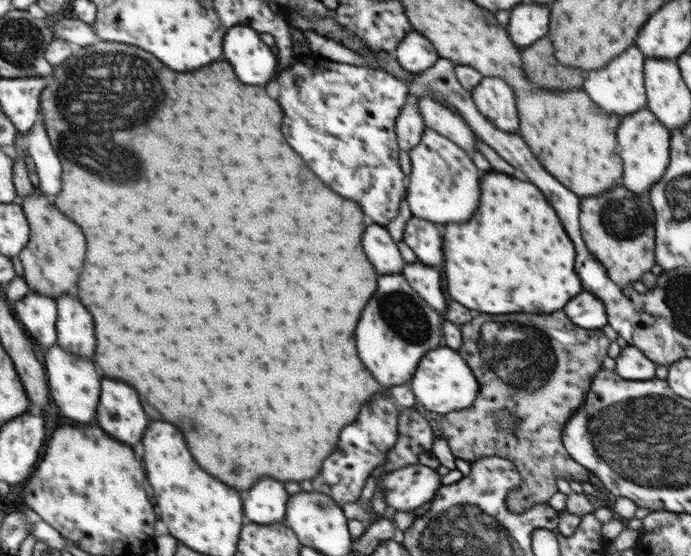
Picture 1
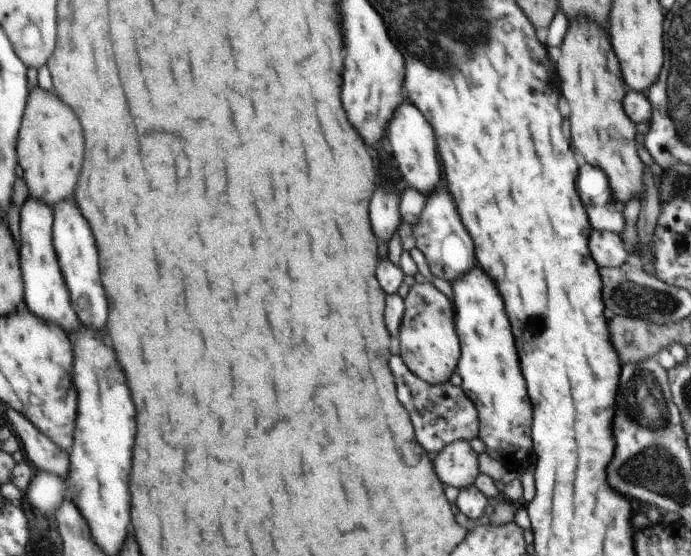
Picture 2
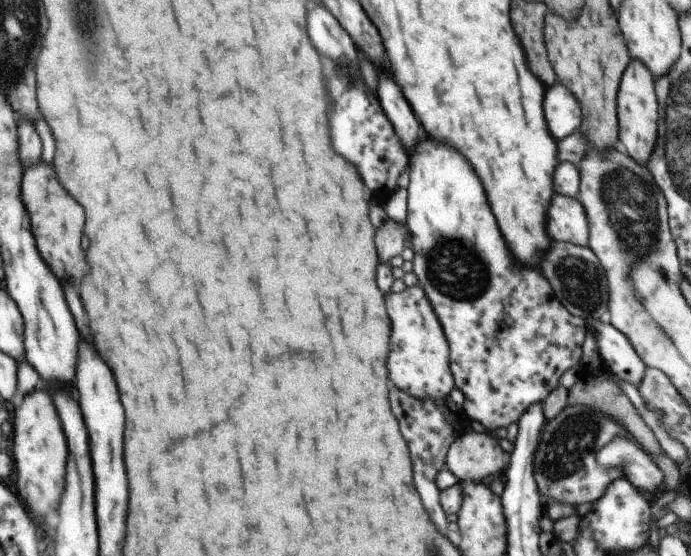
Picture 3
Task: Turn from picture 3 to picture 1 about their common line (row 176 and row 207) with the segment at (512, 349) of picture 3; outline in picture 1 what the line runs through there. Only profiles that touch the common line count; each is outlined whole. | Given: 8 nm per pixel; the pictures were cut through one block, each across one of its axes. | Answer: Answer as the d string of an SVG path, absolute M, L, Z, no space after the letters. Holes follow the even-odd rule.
M426 127L421 141L410 150L411 160L410 184L408 186L408 205L412 216L431 221L434 224L448 224L448 222L468 222L480 204L480 178L484 172L472 162L470 154L455 141L445 137L443 133Z

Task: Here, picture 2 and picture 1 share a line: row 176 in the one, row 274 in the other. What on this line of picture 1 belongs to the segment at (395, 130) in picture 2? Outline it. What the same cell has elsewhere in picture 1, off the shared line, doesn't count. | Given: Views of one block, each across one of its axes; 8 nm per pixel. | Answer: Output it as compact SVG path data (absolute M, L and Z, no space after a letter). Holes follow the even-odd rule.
M417 260L415 263L406 264L401 275L406 277L411 287L432 305L432 308L436 308L438 312L446 310L446 298L442 292L442 274L438 270Z

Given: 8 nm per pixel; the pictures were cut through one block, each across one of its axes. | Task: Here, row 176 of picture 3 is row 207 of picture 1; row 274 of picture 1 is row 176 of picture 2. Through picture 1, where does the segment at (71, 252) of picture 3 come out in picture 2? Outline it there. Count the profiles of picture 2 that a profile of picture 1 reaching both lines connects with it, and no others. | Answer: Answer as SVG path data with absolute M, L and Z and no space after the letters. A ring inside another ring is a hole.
M38 84L31 92L27 116L19 136L19 161L31 188L32 197L48 204L58 204L60 200L74 198L76 186L82 176L84 156L86 132L80 122L80 116L58 94L52 94Z

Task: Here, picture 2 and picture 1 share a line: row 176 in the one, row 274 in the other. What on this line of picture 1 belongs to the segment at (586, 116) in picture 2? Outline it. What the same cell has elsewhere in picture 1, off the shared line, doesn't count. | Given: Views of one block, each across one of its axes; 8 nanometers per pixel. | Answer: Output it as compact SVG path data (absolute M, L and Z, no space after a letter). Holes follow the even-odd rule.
M620 184L604 196L582 198L582 210L584 212L581 211L579 216L584 220L584 240L588 240L588 248L621 289L632 287L634 282L641 280L644 272L654 266L656 218L648 196L635 194Z

